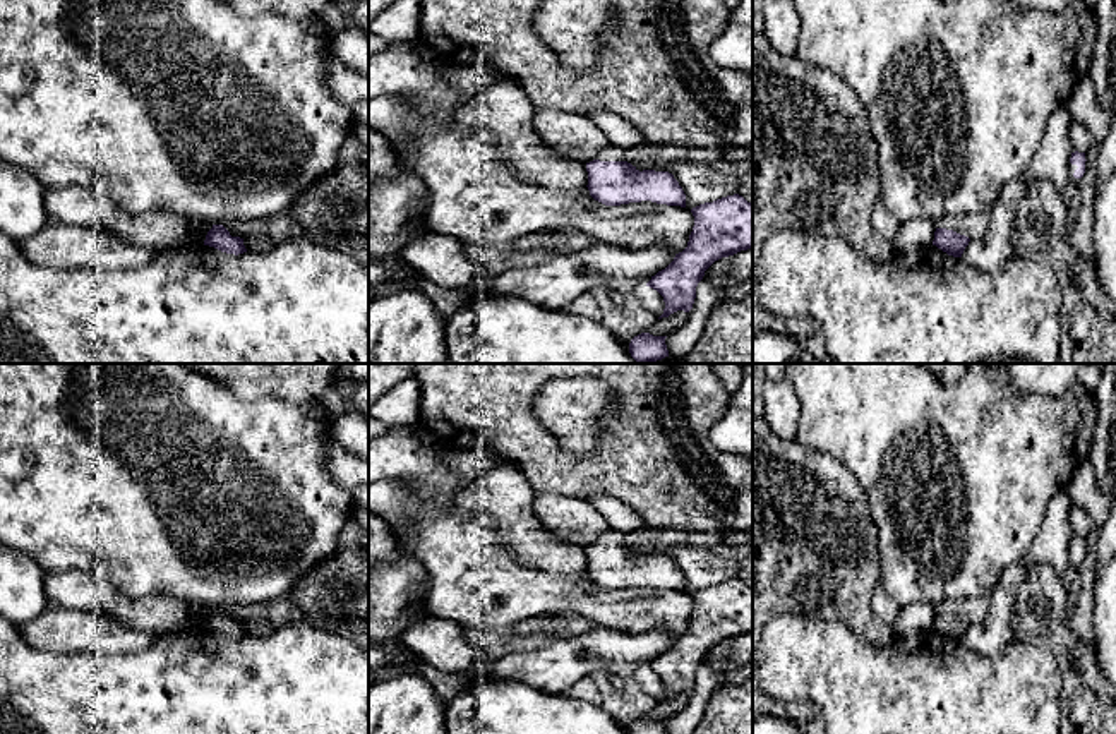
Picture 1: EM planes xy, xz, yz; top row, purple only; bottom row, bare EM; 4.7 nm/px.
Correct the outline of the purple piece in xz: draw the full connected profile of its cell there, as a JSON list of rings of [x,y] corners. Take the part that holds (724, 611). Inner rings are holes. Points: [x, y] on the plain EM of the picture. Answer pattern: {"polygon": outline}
{"polygon": [[[742,580],[705,587],[691,597],[694,611],[687,631],[646,667],[663,681],[665,693],[658,703],[677,695],[689,696],[705,655],[715,645],[753,631],[753,588]]]}

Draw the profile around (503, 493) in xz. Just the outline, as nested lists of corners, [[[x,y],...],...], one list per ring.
[[[506,461],[456,494],[453,502],[461,518],[490,516],[499,537],[523,566],[567,576],[585,573],[586,549],[555,538],[535,516],[533,497],[535,490],[523,472]]]

